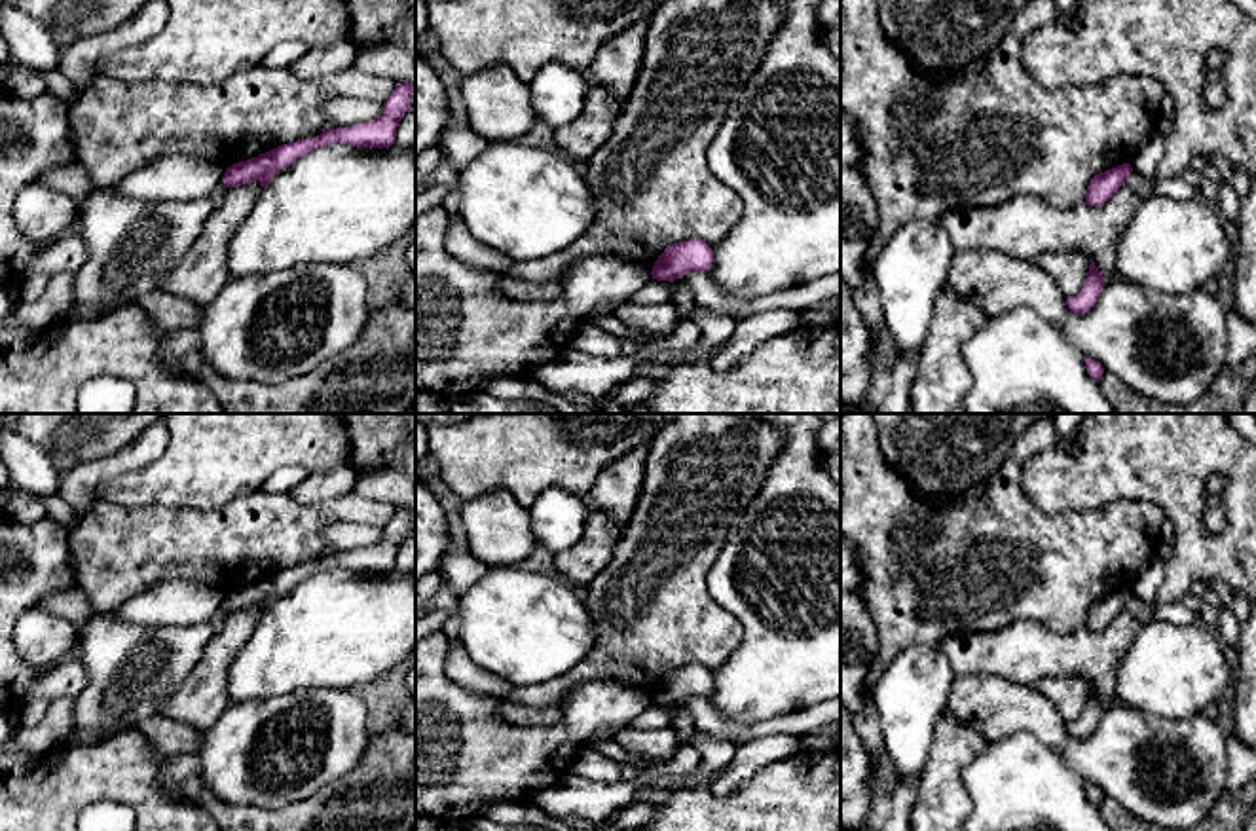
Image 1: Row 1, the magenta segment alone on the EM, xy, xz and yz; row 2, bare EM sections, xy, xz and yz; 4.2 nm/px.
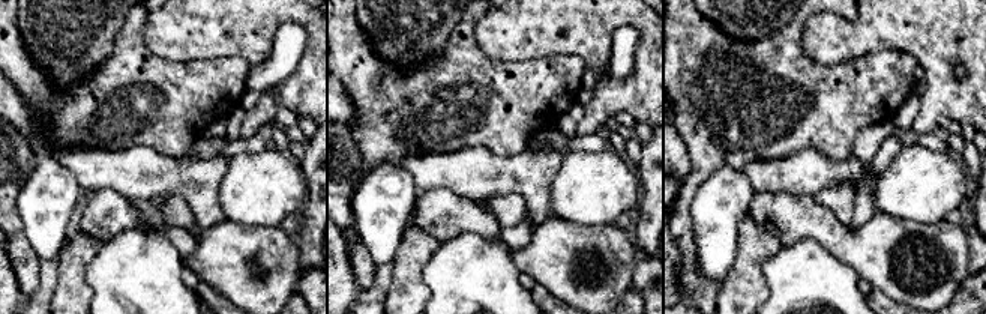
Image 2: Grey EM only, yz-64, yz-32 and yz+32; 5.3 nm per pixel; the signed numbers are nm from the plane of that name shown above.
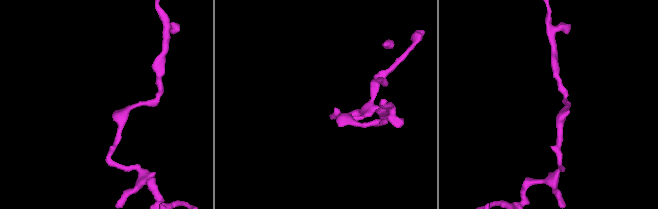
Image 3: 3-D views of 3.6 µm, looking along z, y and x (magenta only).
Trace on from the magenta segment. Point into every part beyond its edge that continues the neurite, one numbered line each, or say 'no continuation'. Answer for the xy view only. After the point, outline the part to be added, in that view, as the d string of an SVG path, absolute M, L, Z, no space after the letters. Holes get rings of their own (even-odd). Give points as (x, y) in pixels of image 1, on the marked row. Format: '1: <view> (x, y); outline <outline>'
no continuation

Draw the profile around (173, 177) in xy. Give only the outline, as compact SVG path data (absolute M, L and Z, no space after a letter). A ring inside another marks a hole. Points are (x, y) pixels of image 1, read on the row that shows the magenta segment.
M165 156L125 176L116 188L135 201L209 197L226 169L205 159Z

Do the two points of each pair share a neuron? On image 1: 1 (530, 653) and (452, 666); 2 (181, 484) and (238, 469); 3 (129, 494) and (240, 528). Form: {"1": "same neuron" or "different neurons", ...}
{"1": "different neurons", "2": "same neuron", "3": "different neurons"}

